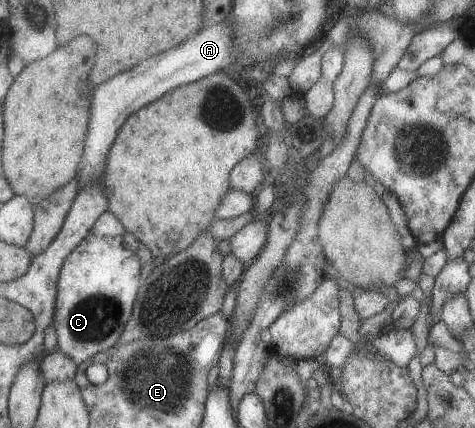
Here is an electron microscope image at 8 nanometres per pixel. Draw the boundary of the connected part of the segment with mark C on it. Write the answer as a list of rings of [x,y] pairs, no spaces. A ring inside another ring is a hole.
[[[106,210],[94,221],[86,236],[66,255],[62,261],[56,283],[57,291],[54,312],[51,318],[57,350],[71,358],[76,366],[87,358],[114,346],[125,322],[129,319],[132,304],[140,284],[140,260],[135,252],[124,248],[123,231],[119,220]]]

